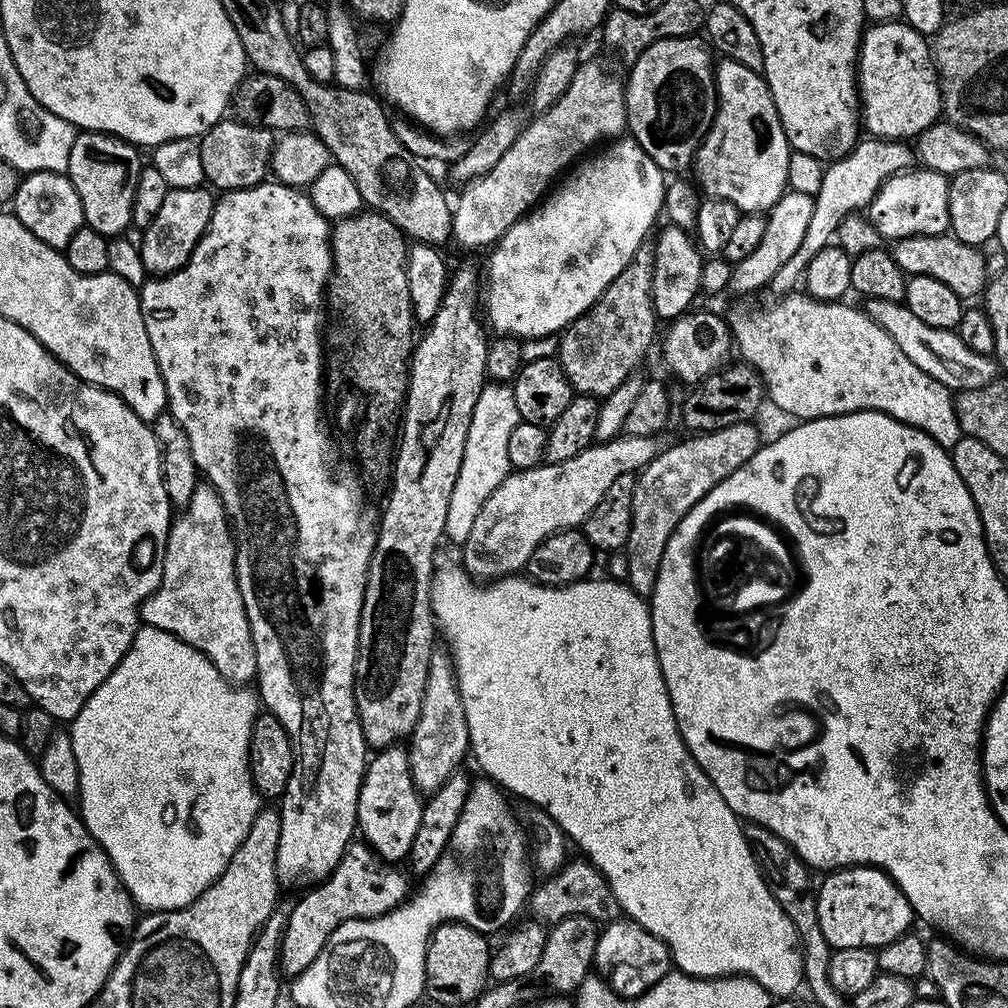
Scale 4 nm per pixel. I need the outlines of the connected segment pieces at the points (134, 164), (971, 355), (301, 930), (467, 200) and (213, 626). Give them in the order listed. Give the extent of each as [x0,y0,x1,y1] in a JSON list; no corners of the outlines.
[[66,131,142,238],[866,300,998,393],[280,842,410,978],[452,61,628,249],[140,486,256,686]]

